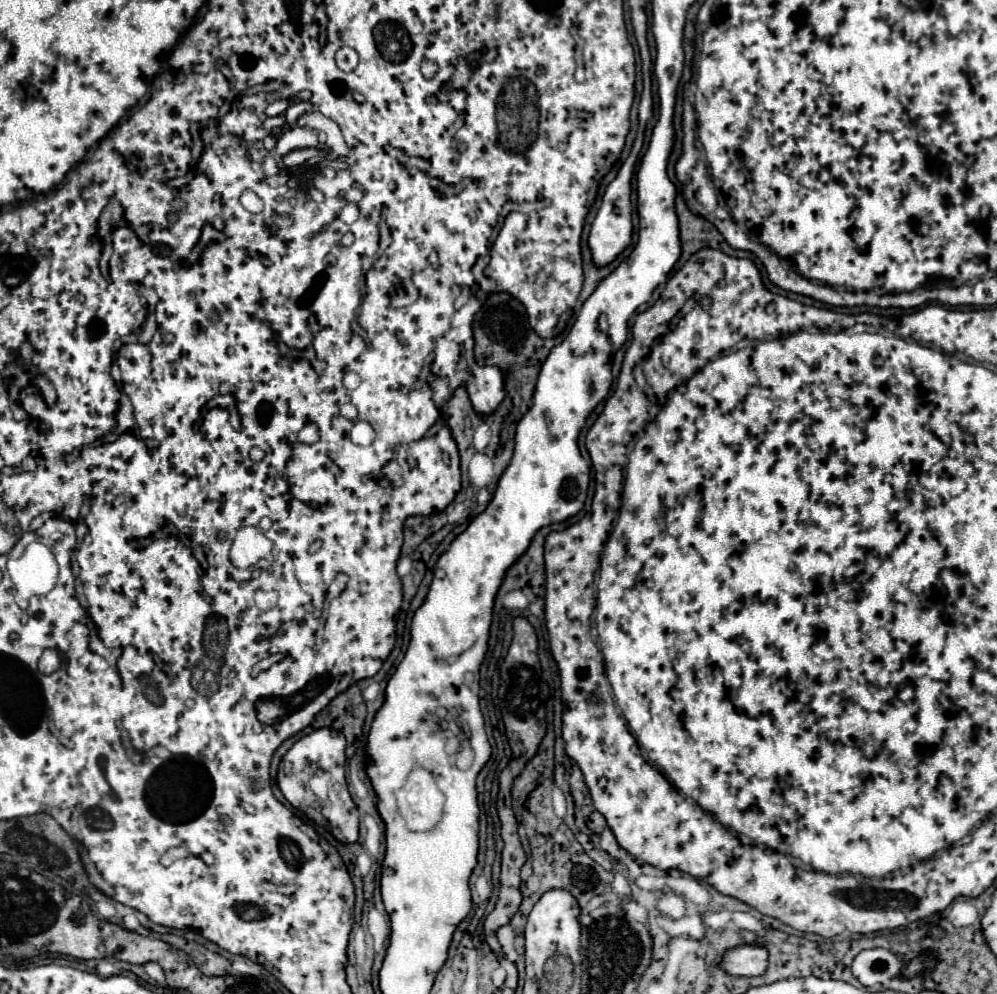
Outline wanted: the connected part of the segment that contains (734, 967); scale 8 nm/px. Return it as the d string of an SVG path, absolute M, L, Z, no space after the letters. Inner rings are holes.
M741 945L729 949L727 955L723 957L721 967L729 975L745 975L745 977L763 975L767 969L767 949L759 945Z

